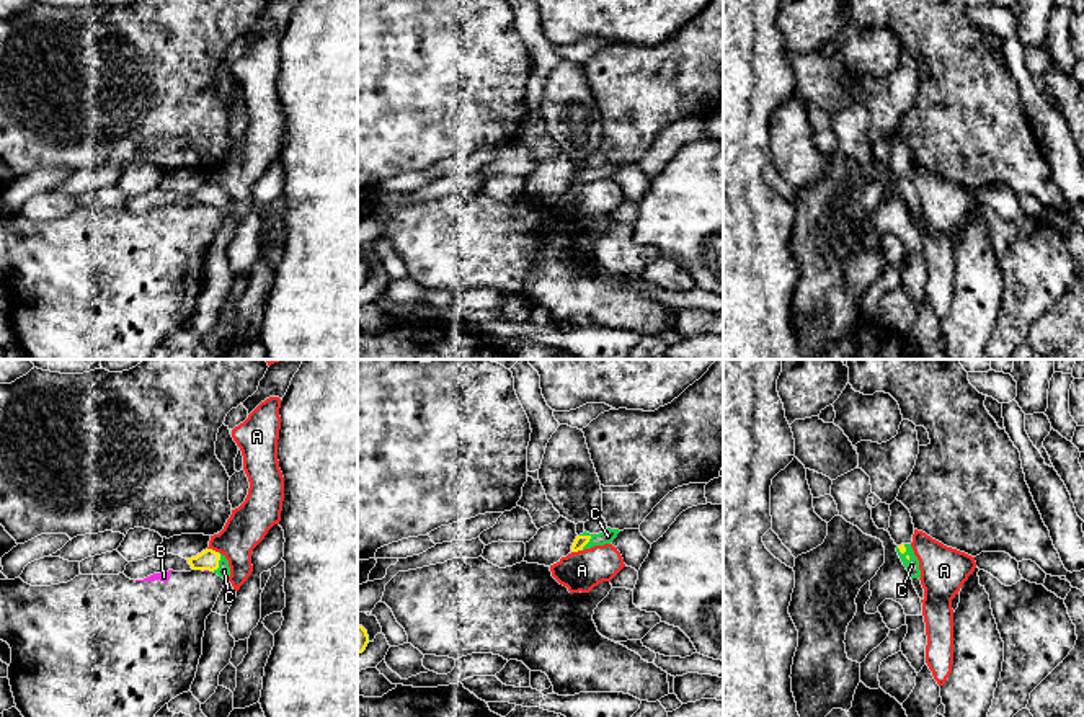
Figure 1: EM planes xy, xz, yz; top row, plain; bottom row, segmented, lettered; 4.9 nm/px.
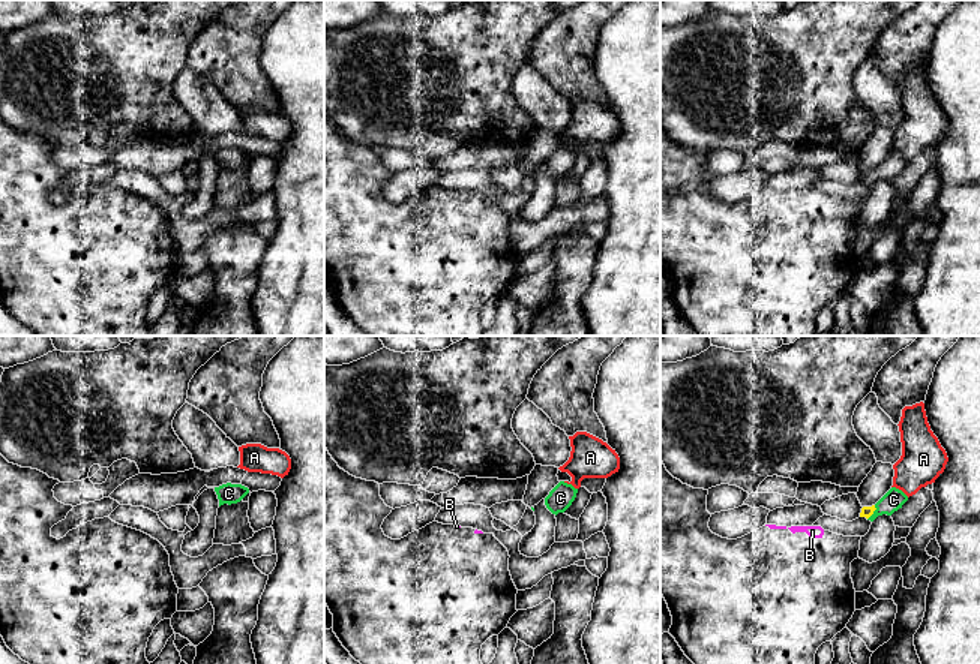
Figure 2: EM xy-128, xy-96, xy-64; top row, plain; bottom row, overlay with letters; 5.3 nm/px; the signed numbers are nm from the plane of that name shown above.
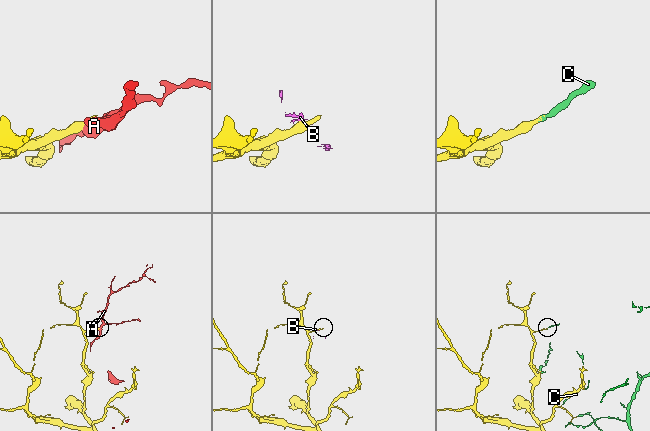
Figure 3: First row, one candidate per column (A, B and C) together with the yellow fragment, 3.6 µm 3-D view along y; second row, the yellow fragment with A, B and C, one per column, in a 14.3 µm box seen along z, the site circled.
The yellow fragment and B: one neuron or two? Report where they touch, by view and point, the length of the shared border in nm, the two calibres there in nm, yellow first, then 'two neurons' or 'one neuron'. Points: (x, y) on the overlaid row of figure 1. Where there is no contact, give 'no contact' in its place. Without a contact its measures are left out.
xy (206, 569) | 40 nm | 100/20 nm | two neurons

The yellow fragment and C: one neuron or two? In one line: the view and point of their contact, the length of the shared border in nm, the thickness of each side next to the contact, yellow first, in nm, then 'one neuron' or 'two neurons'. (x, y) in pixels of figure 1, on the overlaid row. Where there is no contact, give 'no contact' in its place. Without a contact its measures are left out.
meets yellow in xz at (586, 543); contact 90 nm long; 60 nm thick on the yellow side, 70 nm on the other; one neuron

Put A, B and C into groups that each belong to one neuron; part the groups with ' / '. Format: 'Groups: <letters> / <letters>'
Groups: A / B / C

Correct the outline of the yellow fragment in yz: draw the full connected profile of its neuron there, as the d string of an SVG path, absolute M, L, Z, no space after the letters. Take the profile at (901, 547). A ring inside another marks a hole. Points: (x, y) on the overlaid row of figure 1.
M901 544L896 547L896 552L906 567L911 578L921 578L919 560L914 555L911 544Z

